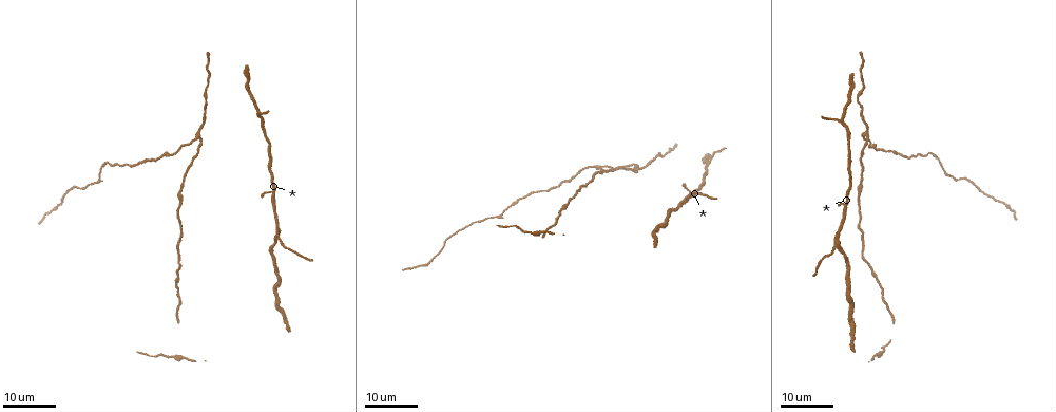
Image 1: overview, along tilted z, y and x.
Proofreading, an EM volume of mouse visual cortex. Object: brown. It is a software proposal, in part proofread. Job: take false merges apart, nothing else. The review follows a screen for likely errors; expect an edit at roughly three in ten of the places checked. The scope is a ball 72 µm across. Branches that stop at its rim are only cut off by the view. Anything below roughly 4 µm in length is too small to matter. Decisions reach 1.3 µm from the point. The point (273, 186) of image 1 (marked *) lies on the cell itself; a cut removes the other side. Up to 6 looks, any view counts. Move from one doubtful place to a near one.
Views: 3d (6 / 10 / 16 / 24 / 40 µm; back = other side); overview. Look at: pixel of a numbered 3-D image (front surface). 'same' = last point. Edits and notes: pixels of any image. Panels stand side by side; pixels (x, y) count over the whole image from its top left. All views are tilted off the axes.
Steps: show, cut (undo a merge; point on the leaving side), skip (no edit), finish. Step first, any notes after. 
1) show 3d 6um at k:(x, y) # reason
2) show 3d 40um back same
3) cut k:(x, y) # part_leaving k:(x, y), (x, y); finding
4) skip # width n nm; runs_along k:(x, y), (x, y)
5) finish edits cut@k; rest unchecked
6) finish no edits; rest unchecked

show 3d 24um at 1:(275, 233) # small branch off a trunk

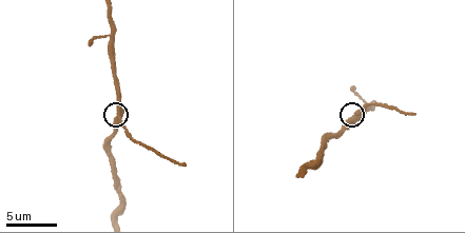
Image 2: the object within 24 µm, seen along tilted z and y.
show 3d 6um at 2:(353, 118)

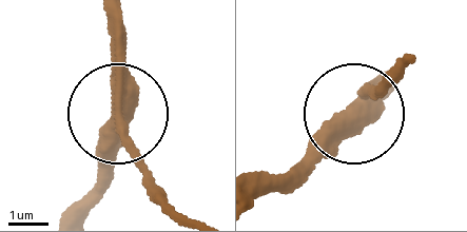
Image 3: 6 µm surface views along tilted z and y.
skip # width 410 nm; runs_along 3:(115, 13), (121, 126), (147, 188); all the same cell

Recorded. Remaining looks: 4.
show 3d 16um at 1:(865, 132) # three arms meet

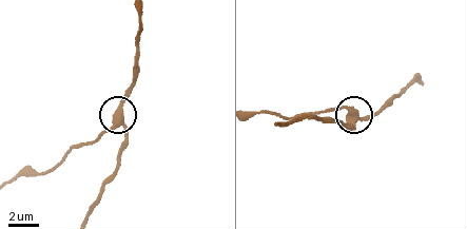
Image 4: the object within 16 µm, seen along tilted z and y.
show 3d 6um at 4:(350, 120)

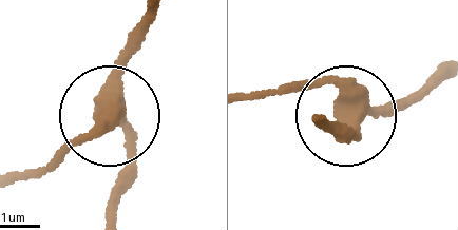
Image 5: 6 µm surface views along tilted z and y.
skip # width 410 nm; all the same cell

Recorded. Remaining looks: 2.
finish no edits; rest unchecked

